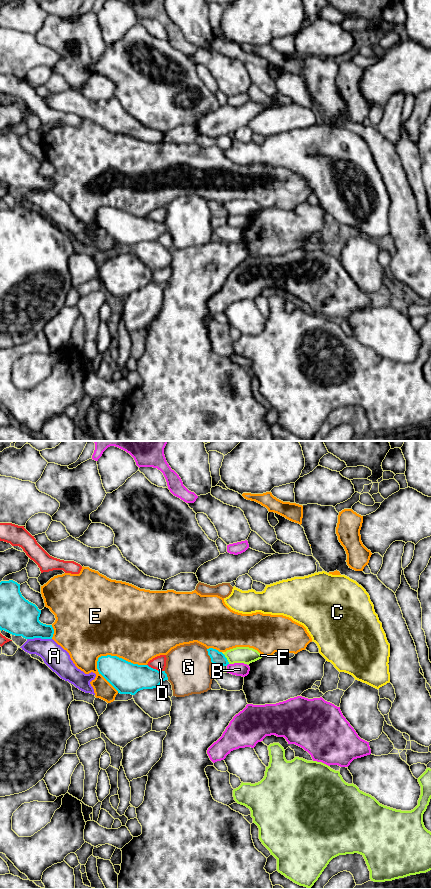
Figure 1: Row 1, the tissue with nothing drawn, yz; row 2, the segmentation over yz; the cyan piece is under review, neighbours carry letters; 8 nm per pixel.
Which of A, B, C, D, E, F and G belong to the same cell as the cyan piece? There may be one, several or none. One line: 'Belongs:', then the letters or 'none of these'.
Belongs: none of these

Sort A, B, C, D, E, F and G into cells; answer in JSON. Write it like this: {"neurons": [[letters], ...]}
{"neurons": [["A"], ["B"], ["C"], ["D"], ["E"], ["F"], ["G"]]}

